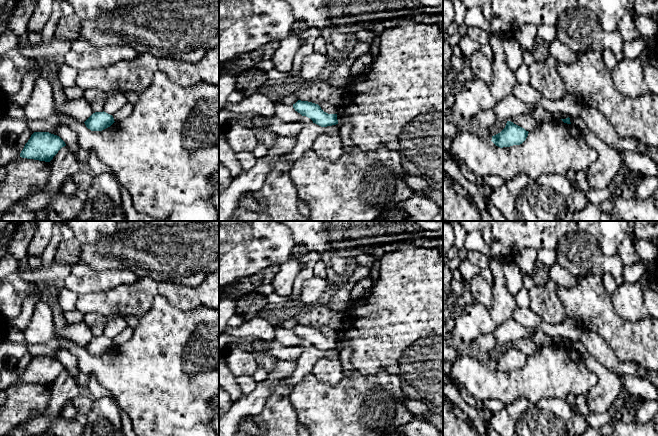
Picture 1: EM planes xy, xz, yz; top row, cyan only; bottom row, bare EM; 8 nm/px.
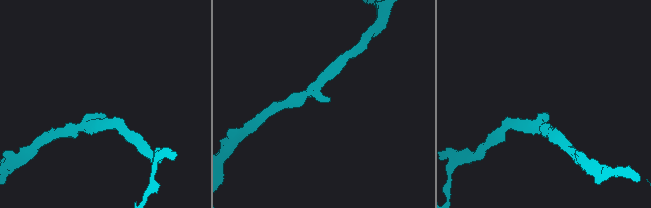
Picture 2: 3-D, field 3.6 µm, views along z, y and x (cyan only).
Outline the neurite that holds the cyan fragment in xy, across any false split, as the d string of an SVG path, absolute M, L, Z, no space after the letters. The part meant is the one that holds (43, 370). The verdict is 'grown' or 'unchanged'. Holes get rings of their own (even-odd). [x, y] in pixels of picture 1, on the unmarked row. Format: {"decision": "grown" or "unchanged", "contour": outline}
{"decision": "unchanged", "contour": "M34 356L21 375L20 381L50 386L64 370L65 366L57 359Z"}

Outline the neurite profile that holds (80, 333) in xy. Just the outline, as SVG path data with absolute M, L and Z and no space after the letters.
M84 322L66 324L61 329L54 329L54 334L72 340L81 346L85 346L93 338L90 328Z

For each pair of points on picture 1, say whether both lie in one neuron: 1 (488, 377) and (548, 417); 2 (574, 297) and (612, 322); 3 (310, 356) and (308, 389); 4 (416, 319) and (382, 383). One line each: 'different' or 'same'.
1: different
2: same
3: different
4: different

